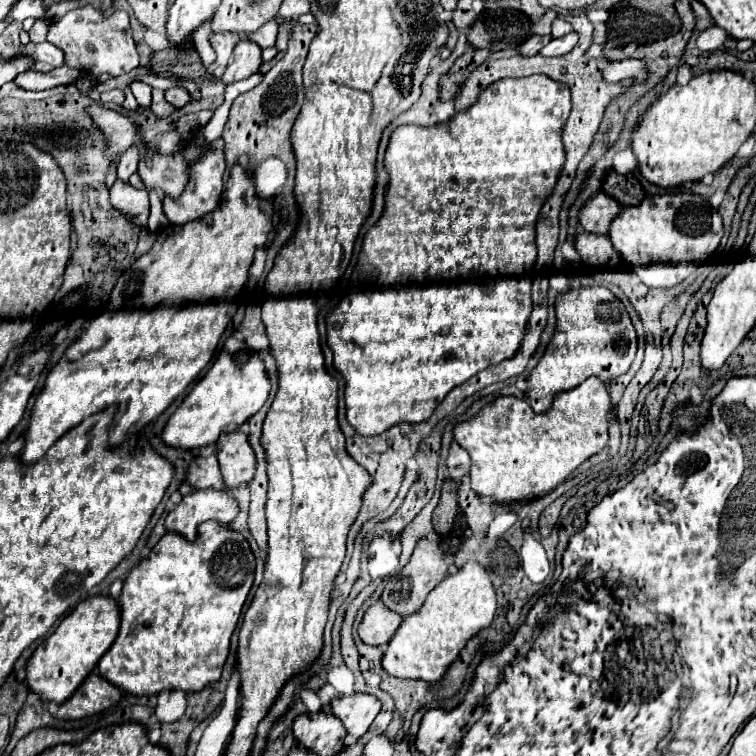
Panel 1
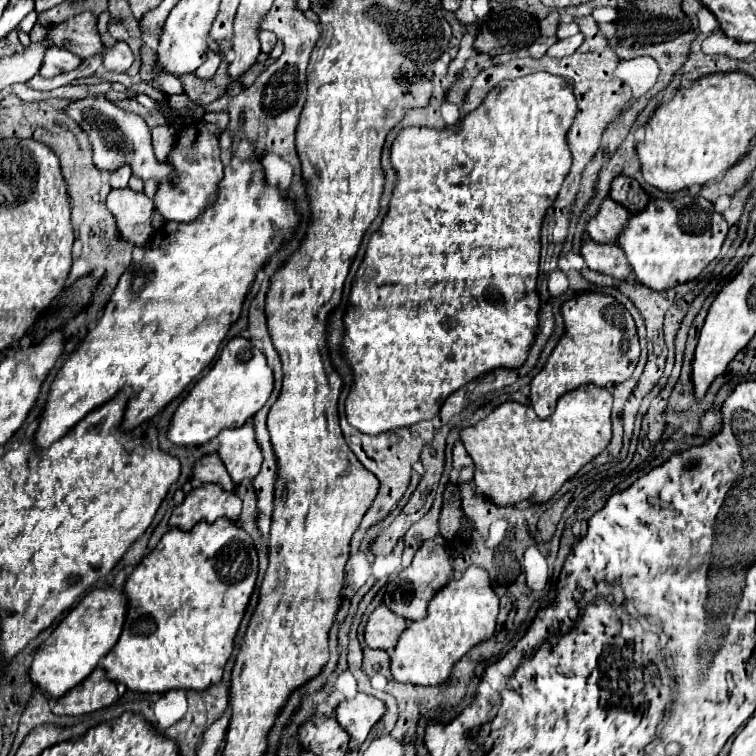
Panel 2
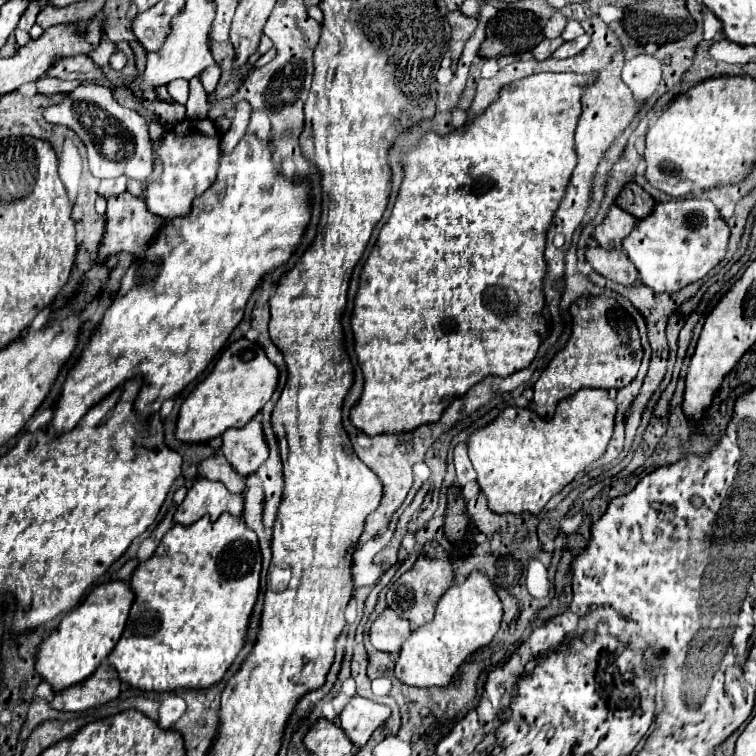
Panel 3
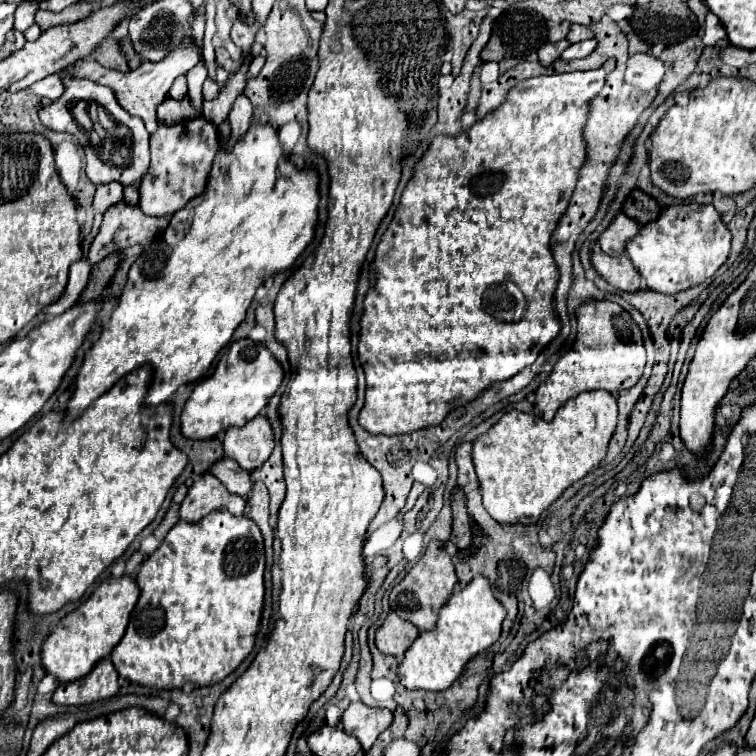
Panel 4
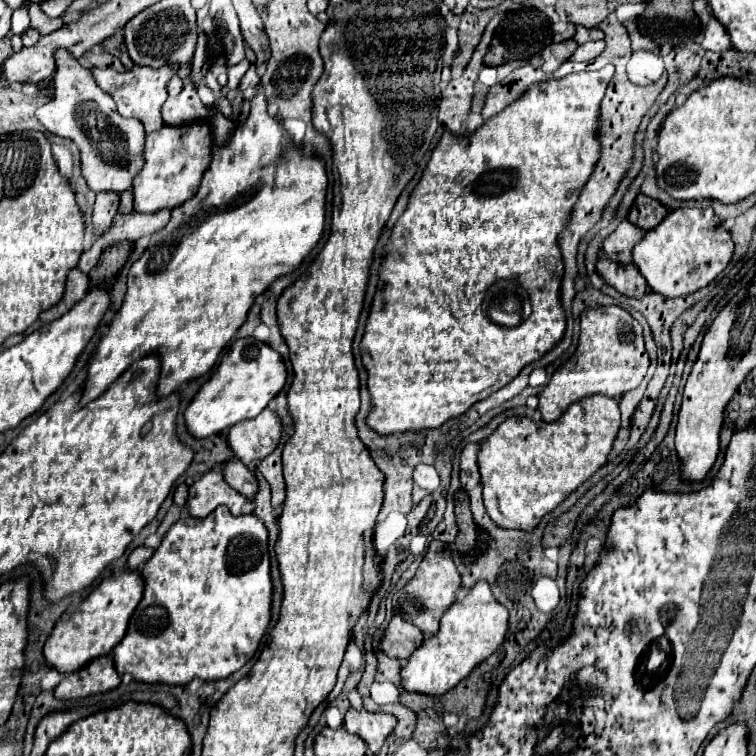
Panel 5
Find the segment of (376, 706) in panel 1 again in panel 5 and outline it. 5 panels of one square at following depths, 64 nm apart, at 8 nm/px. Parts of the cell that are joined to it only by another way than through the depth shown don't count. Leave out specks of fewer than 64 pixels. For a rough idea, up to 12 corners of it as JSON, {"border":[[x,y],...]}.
{"border":[[350,708],[344,728],[378,752],[396,718]]}

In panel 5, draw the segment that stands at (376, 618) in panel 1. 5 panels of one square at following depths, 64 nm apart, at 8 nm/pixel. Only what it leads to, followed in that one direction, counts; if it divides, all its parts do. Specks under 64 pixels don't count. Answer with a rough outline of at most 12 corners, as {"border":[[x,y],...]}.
{"border":[[394,616],[380,650],[406,660],[424,636],[414,624]]}

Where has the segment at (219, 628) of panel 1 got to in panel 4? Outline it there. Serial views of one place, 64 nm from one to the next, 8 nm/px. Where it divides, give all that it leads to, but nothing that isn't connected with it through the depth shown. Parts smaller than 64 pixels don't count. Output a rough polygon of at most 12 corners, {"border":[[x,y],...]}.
{"border":[[180,520],[136,574],[110,654],[160,690],[254,648],[262,534]]}

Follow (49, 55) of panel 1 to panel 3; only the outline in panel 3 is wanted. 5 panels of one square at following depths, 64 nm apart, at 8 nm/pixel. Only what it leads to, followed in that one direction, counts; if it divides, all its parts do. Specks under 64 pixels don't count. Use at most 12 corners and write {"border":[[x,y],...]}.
{"border":[[56,56],[44,78],[102,78],[86,56]]}

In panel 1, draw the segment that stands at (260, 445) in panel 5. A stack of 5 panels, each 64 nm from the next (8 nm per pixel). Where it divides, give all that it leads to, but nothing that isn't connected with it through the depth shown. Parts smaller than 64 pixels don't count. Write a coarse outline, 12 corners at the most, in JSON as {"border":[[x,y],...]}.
{"border":[[242,432],[220,436],[216,456],[226,488],[248,484],[254,452]]}

